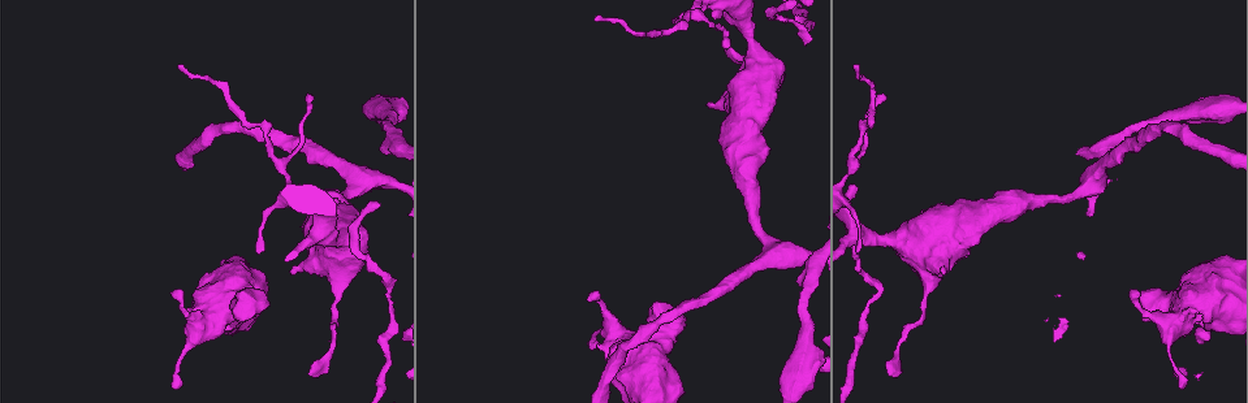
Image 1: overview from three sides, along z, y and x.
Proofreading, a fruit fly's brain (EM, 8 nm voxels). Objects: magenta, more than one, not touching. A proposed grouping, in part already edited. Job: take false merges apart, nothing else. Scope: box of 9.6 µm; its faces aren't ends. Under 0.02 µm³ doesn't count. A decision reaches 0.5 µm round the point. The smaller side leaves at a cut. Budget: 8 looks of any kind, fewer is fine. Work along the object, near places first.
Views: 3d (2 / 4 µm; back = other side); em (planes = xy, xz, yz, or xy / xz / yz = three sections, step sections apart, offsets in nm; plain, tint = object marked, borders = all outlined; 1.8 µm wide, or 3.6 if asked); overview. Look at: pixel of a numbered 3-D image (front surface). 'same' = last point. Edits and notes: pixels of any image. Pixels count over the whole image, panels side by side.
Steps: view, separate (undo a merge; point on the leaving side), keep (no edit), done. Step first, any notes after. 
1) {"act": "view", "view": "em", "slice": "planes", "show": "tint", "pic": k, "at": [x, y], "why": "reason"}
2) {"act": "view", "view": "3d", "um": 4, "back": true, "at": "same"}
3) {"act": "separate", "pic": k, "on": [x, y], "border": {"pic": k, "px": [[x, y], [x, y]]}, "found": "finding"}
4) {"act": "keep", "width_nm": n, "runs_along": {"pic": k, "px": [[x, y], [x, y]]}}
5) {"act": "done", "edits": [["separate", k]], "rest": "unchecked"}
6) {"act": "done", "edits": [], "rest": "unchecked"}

{"act": "view", "view": "em", "um": 3.6, "slice": "planes", "show": "tint", "pic": 1, "at": [199, 328]}

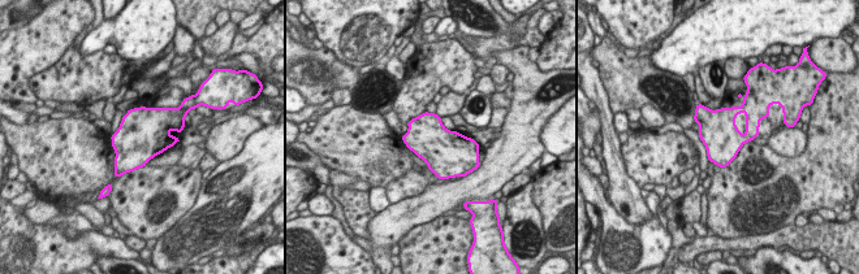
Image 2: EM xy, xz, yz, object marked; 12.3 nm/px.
{"act": "keep", "found": "all the same neuron"}

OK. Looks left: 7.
{"act": "view", "view": "3d", "um": 4, "pic": 1, "at": [801, 364], "why": "thick turns thin"}

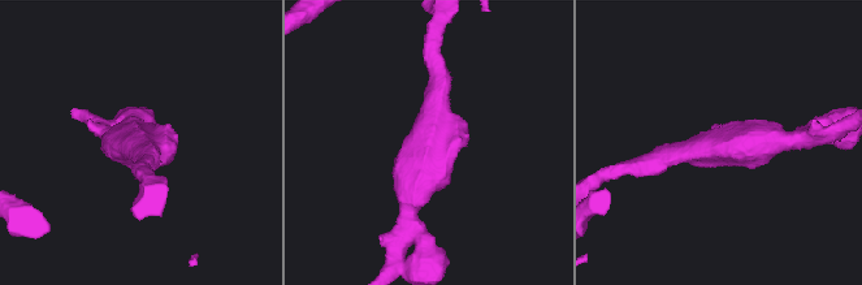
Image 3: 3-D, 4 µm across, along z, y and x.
{"act": "view", "view": "em", "um": 3.6, "slice": "planes", "show": "tint", "pic": 3, "at": [142, 142], "why": "shape alone is not enough"}

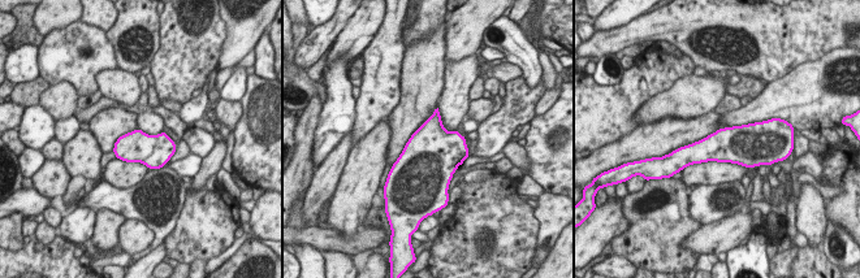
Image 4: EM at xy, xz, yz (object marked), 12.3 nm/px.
{"act": "keep", "found": "continuous, no second neuron"}

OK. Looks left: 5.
{"act": "view", "view": "3d", "um": 4, "back": true, "pic": 1, "at": [336, 283], "why": "calibre changes"}

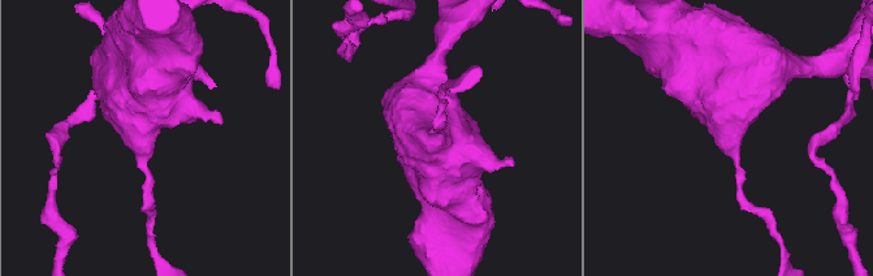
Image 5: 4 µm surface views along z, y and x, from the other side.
{"act": "view", "view": "em", "um": 3.6, "slice": "planes", "show": "tint", "pic": 5, "at": [727, 138]}

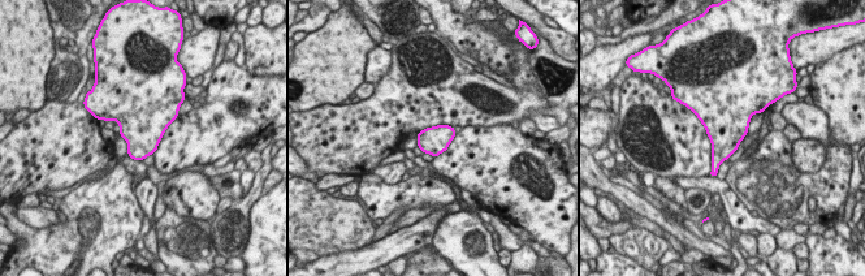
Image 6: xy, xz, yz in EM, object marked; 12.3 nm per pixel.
{"act": "keep", "width_nm": 340, "found": "one neuron here"}

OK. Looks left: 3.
{"act": "view", "view": "em", "slice": "planes", "show": "plain", "pic": 1, "at": [325, 228], "why": "two arms in line, one across"}

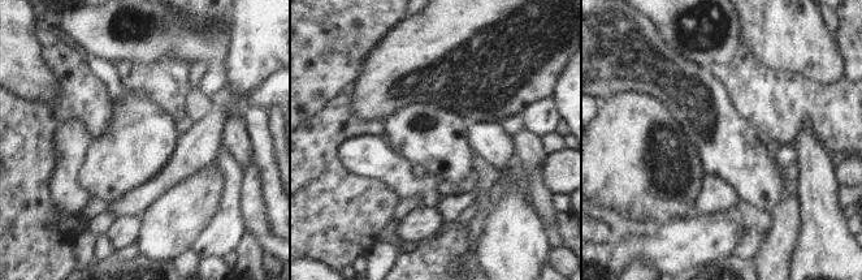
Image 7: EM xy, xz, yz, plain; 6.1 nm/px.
{"act": "view", "view": "em", "slice": "planes", "show": "borders", "at": "same", "why": "see the neighbours"}

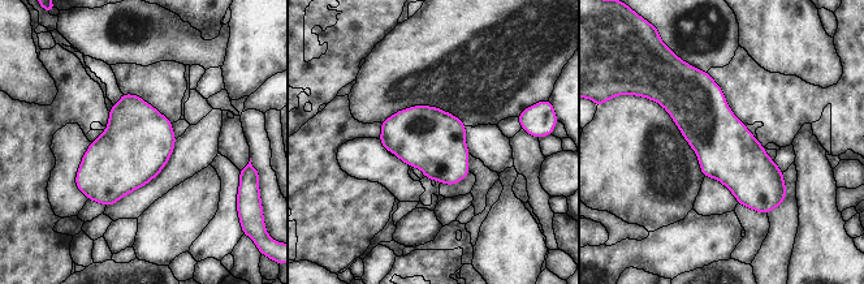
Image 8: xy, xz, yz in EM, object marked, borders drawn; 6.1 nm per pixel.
{"act": "keep", "runs_along": {"pic": 8, "px": [[685, 77], [765, 210]]}, "found": "one neuron here"}

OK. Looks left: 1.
{"act": "done", "edits": [], "rest": "unchecked"}

